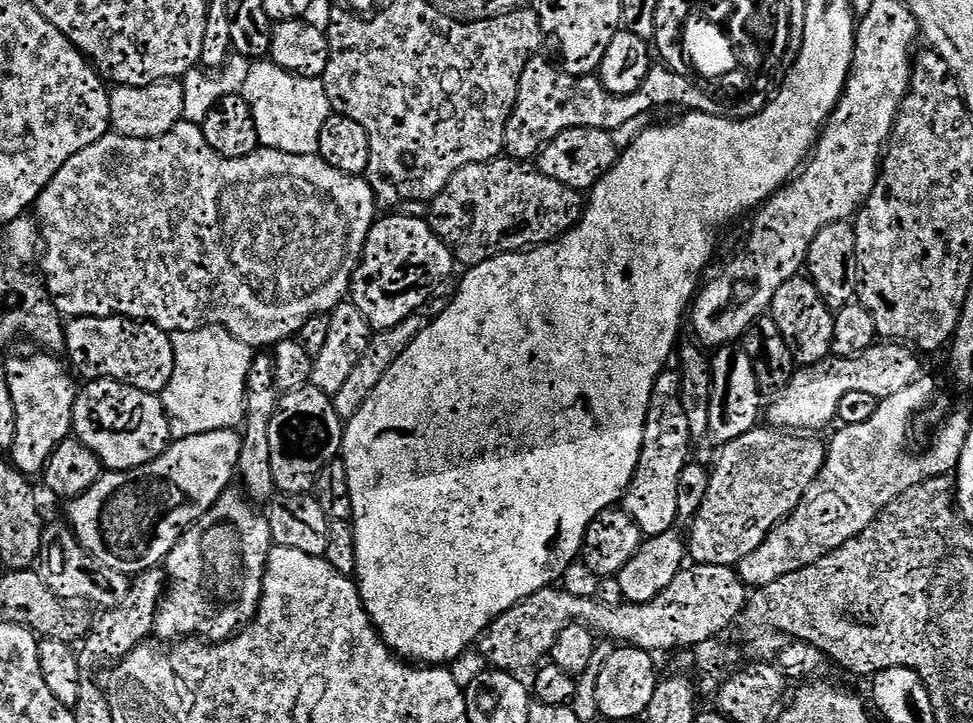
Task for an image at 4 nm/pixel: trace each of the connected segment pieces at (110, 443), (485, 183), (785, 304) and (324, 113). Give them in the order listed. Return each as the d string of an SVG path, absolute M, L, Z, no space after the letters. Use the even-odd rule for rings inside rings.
M92 378L88 385L77 391L76 400L72 406L72 418L70 427L73 428L75 439L81 440L84 445L94 453L97 461L105 469L119 470L138 464L143 456L155 453L157 451L156 443L159 440L167 441L168 424L170 417L164 411L164 402L159 395L147 392L147 387L137 386L132 382L114 380L111 378Z
M511 158L456 169L430 203L428 223L439 240L456 250L496 244L515 232L520 232L524 240L532 240L528 242L544 242L551 236L559 238L579 223L586 207L585 197L577 189L554 182L554 178L546 178L535 167Z
M792 274L778 286L778 290L772 294L770 305L770 315L772 321L782 330L782 338L788 344L792 351L792 359L797 365L807 366L810 364L819 364L821 360L829 359L832 351L832 339L834 338L834 312L829 308L826 301L820 297L818 290L812 285L811 280L804 274Z
M256 58L248 65L240 95L246 98L251 108L257 139L263 147L303 156L319 151L322 126L333 115L334 109L316 76L298 75L286 71L270 58Z

